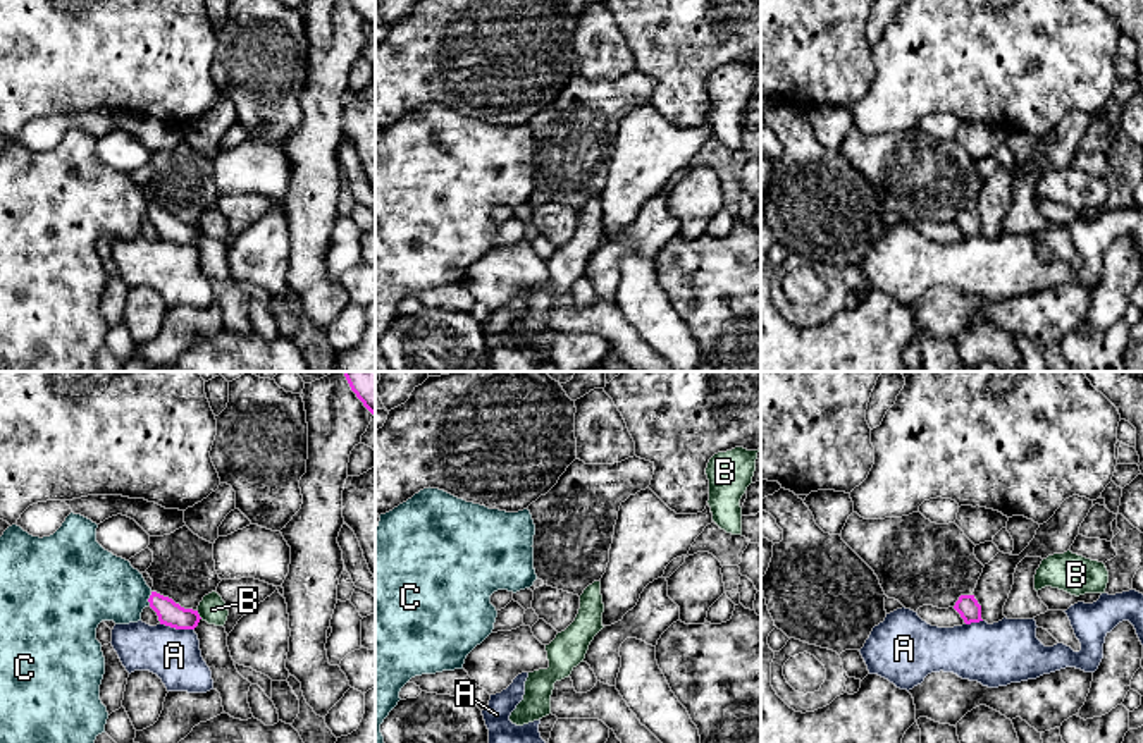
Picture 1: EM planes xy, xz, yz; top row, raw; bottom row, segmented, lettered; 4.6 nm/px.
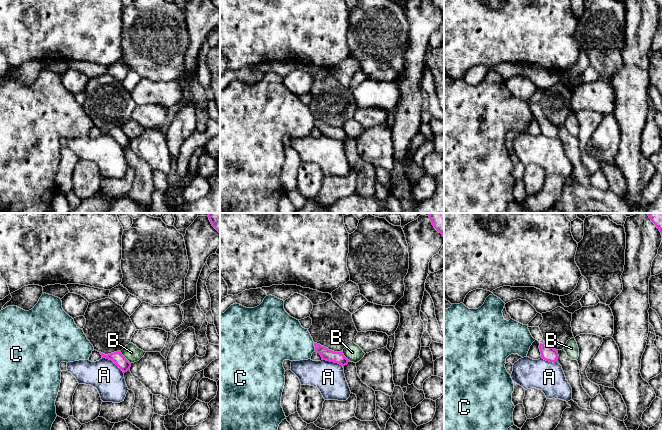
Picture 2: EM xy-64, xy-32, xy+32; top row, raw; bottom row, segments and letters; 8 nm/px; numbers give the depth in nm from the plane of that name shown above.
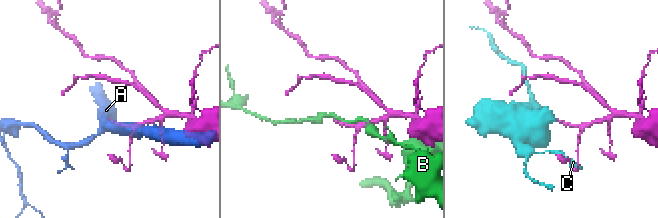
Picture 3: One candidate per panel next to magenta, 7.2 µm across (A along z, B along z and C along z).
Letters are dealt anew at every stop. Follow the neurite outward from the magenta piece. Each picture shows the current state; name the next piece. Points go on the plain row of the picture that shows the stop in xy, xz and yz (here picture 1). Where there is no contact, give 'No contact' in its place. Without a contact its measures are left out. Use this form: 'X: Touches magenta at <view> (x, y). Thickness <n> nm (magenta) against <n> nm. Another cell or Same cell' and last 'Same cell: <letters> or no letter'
A: Touches magenta at xy (178, 243). Thickness 120 nm (magenta) against 240 nm. Another cell
B: Touches magenta at xy (198, 229). Thickness 120 nm (magenta) against 130 nm. Another cell
C: Touches magenta at xy (148, 214). Thickness 120 nm (magenta) against 320 nm. Another cell
Same cell: no letter

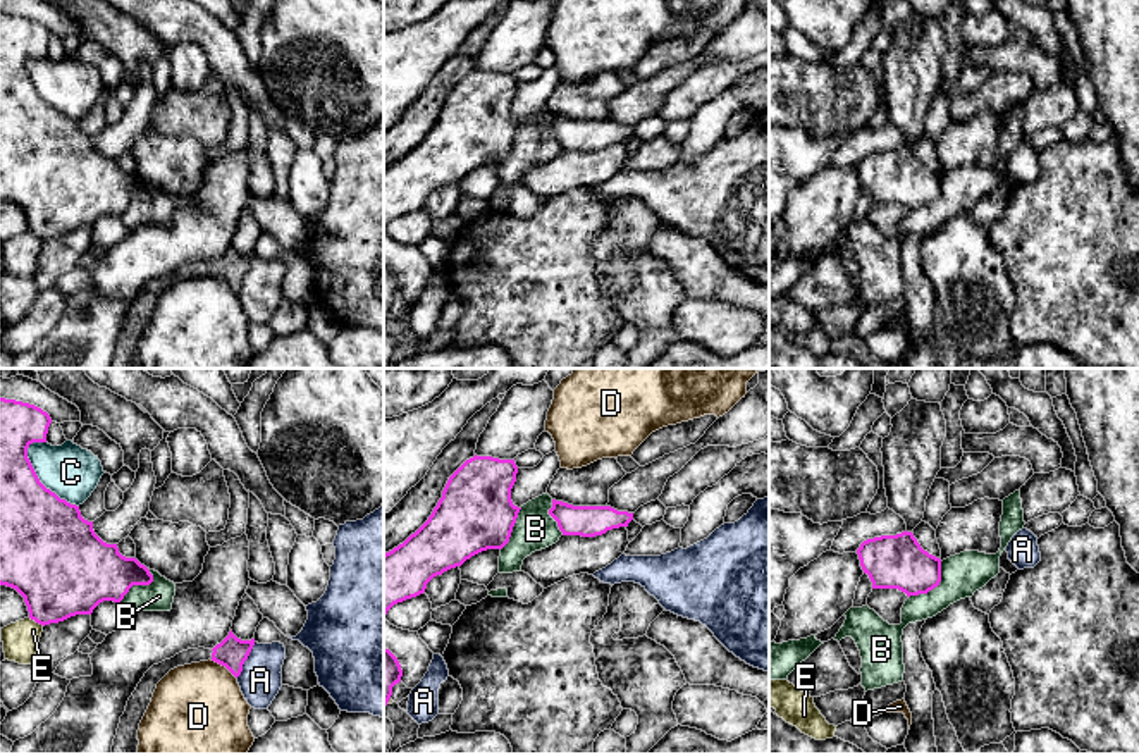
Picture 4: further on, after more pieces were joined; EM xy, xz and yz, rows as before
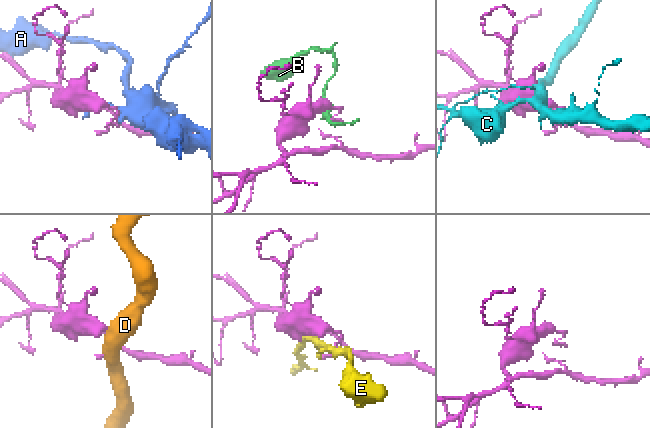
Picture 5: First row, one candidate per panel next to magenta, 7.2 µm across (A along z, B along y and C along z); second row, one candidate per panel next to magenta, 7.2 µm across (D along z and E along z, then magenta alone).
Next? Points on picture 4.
A: Touches magenta at xy (246, 272). Thickness 140 nm (magenta) against 200 nm. Another cell
B: Touches magenta at yz (935, 200). Thickness 260 nm (magenta) against 200 nm. Another cell
C: Touches magenta at xy (38, 95). Thickness 380 nm (magenta) against 240 nm. Another cell
D: Touches magenta at xy (224, 279). Thickness 140 nm (magenta) against 440 nm. Another cell
E: Touches magenta at xy (36, 236). Thickness 400 nm (magenta) against 170 nm. Another cell
Same cell: no letter

